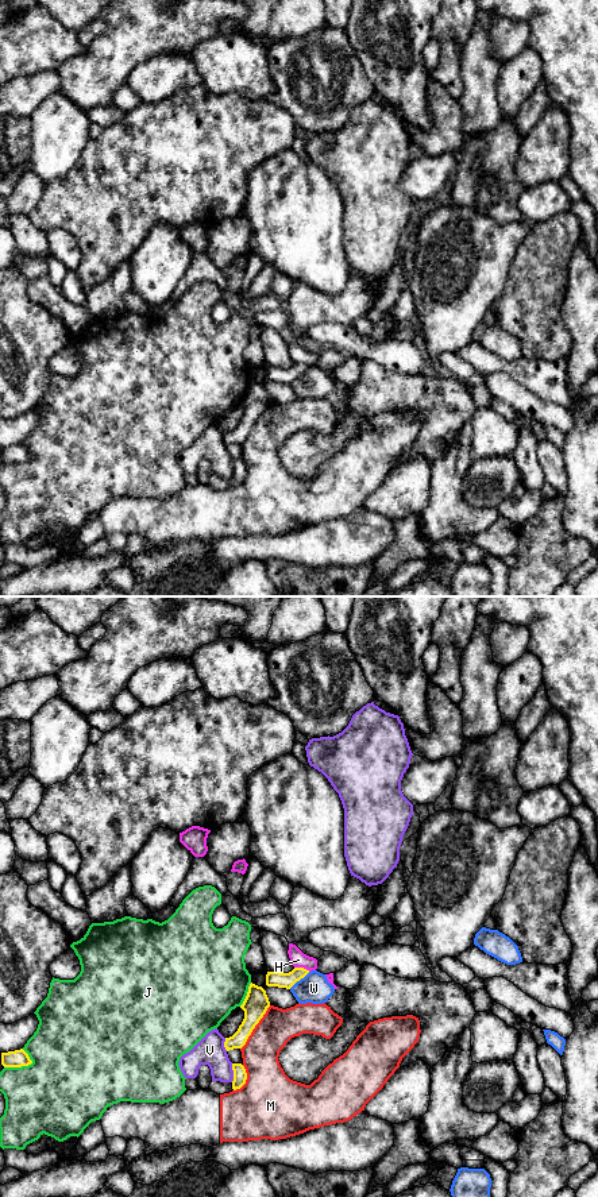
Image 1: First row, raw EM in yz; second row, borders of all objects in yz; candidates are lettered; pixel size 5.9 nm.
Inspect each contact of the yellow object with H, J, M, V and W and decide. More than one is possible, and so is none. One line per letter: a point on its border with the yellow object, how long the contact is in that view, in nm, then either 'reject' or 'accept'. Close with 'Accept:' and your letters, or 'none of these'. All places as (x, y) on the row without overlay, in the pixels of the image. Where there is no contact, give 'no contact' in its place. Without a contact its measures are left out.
H: meets yellow in yz at (303, 363); contact 100 nm long; reject
J: meets yellow in yz at (18, 462); contact 180 nm long; reject
M: meets yellow in yz at (254, 423); contact 320 nm long; reject
V: meets yellow in yz at (234, 468); contact 110 nm long; reject
W: meets yellow in yz at (298, 375); contact 160 nm long; reject
Accept: none of these

